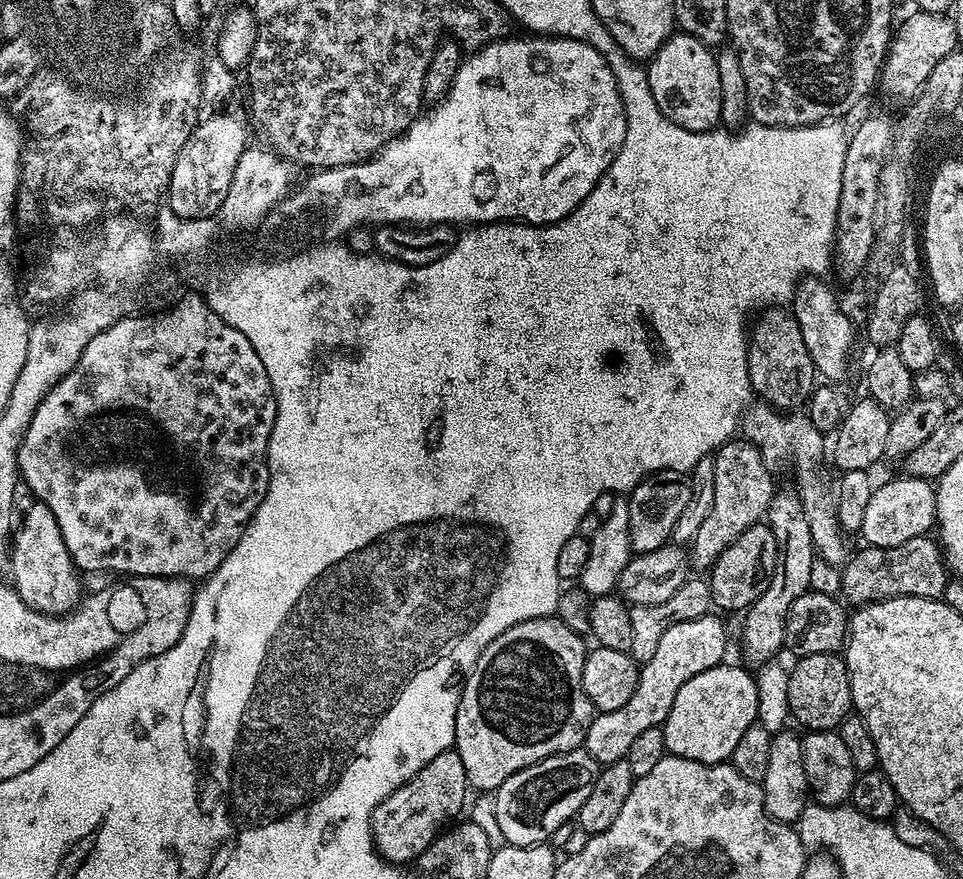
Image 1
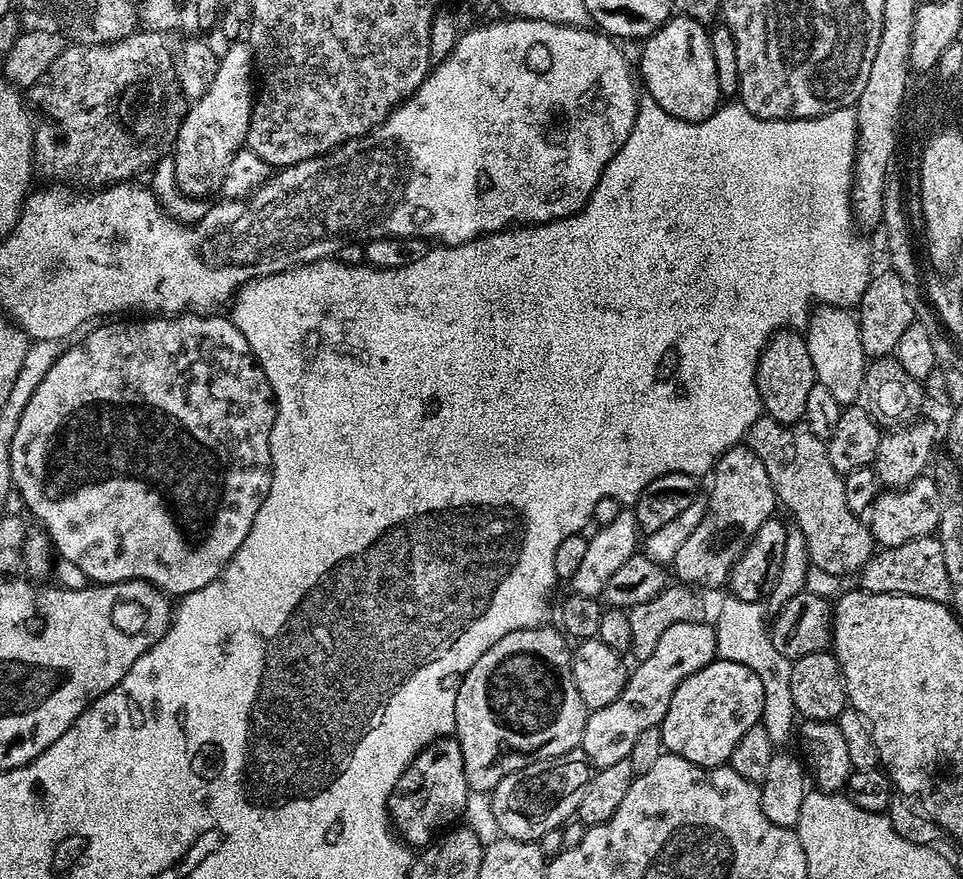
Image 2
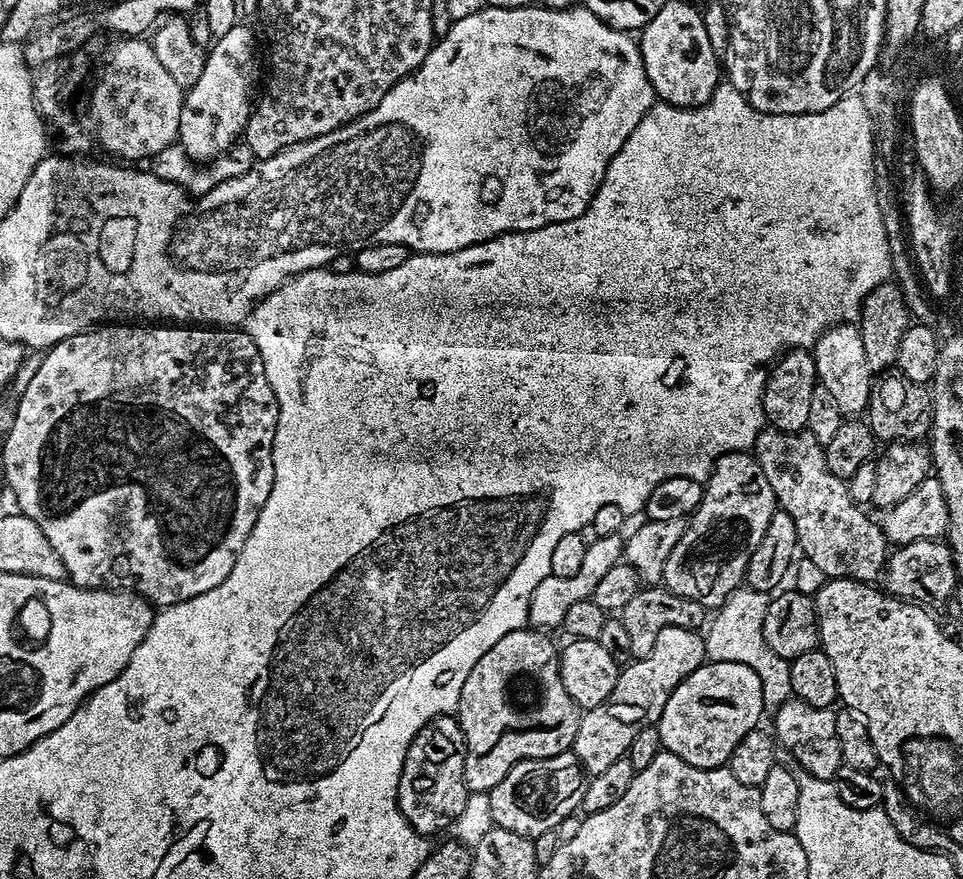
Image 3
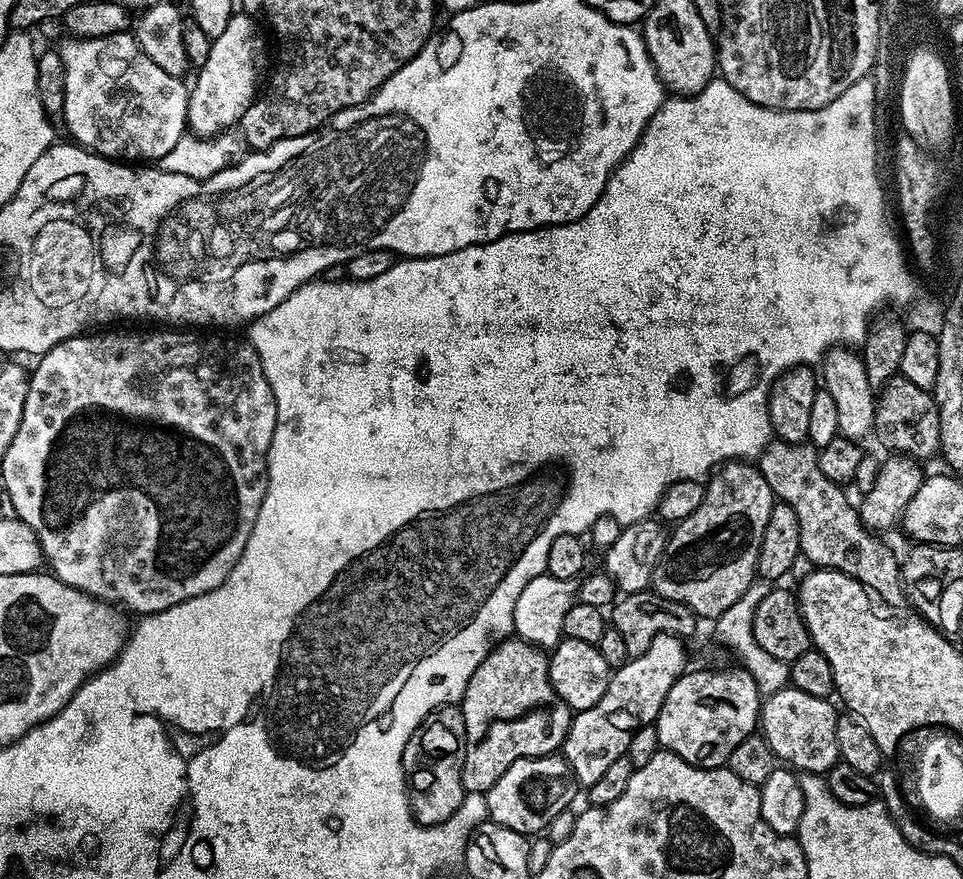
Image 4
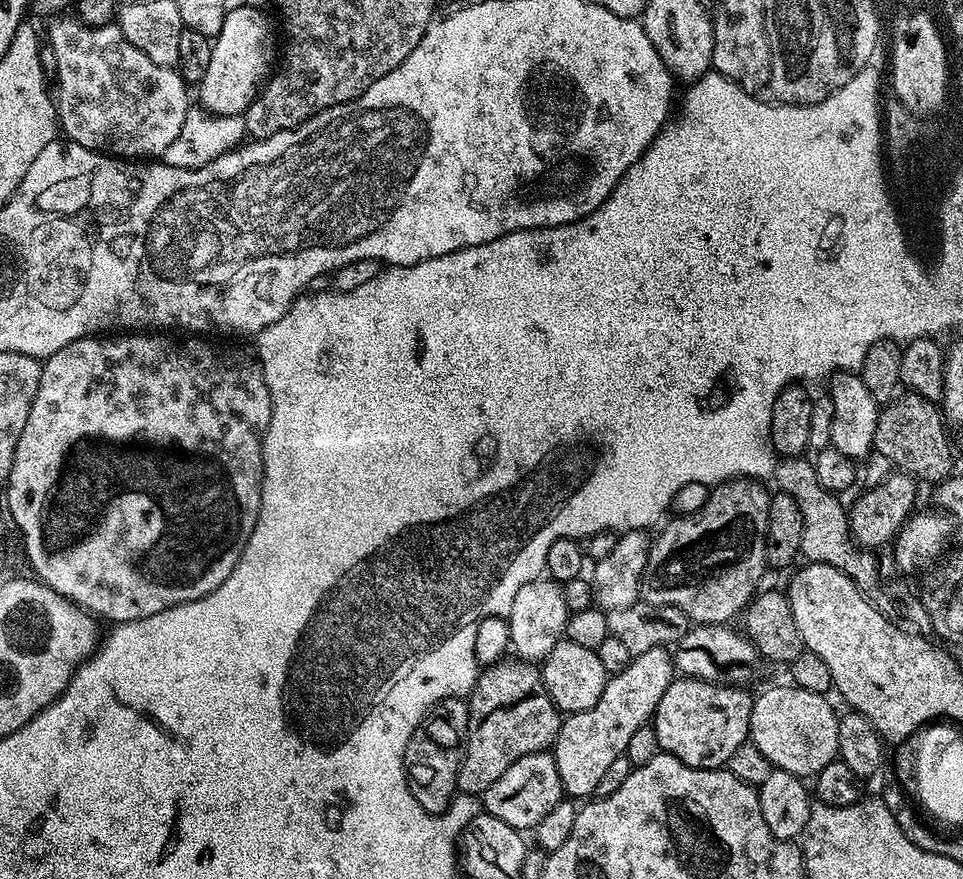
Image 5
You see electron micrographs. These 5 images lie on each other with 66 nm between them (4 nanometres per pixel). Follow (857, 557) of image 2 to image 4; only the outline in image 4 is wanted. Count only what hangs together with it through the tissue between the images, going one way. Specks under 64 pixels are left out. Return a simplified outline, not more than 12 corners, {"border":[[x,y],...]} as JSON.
{"border":[[773,439],[758,467],[794,506],[800,550],[905,607],[898,560],[811,443]]}

